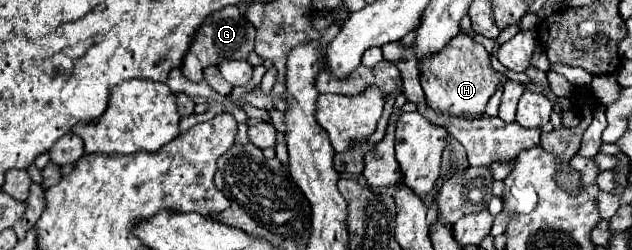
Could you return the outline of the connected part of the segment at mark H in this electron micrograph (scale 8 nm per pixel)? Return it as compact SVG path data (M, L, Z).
M457 34L457 38L437 54L437 58L429 58L429 62L425 62L425 98L429 106L443 116L473 120L483 114L485 104L499 82L501 74L491 66L489 52L467 34Z

